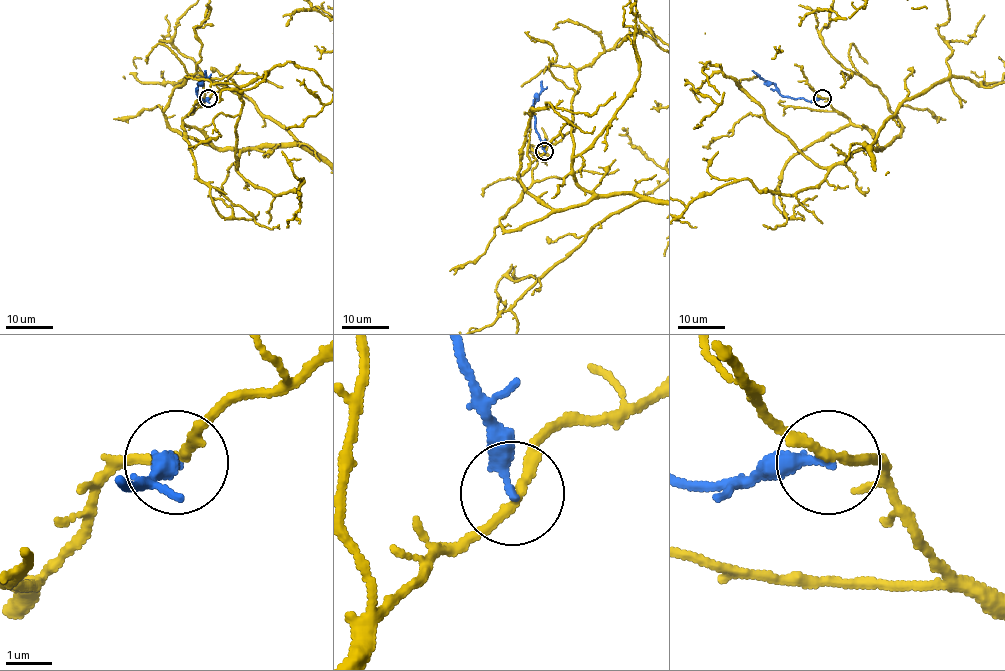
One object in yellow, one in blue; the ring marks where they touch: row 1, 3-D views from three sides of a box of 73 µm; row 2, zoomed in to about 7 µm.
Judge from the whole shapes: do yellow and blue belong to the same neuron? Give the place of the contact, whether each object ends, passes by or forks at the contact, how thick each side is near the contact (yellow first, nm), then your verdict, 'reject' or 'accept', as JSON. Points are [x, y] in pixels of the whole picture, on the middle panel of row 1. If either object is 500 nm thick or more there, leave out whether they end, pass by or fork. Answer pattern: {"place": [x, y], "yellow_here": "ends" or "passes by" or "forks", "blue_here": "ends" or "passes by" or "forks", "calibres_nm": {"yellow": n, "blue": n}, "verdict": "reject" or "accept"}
{"place": [544, 151], "yellow_here": "passes by", "blue_here": "ends", "calibres_nm": {"yellow": 200, "blue": 280}, "verdict": "reject"}

